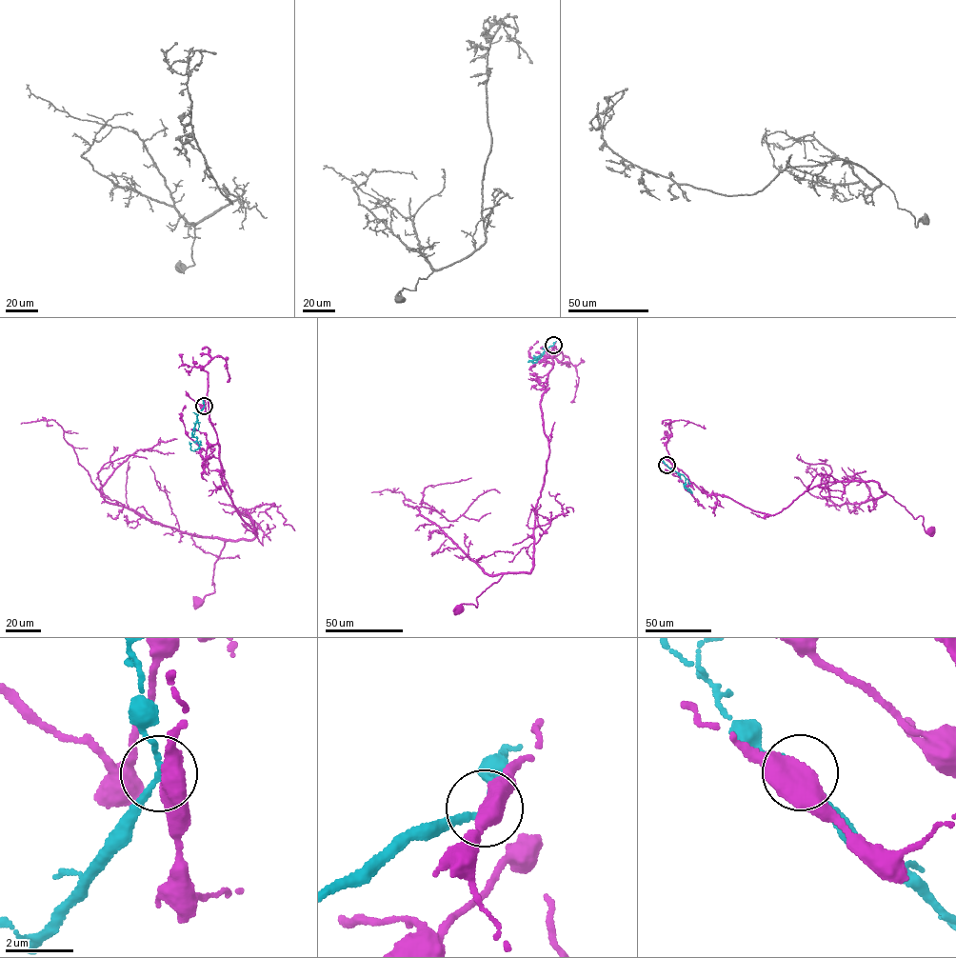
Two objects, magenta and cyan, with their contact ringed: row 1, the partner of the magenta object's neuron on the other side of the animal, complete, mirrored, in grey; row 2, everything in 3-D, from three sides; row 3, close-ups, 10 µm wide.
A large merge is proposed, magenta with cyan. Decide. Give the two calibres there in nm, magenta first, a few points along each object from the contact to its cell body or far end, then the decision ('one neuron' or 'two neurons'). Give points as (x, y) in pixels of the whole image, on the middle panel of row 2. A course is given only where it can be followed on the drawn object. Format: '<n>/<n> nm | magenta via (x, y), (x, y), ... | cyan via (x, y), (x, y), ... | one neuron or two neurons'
550/160 nm | magenta via (553, 345), (540, 406), (549, 453), (532, 569), (505, 573), (476, 607), (458, 609) | cyan via (553, 345), (537, 360), (534, 358), (536, 356), (529, 360) | two neurons

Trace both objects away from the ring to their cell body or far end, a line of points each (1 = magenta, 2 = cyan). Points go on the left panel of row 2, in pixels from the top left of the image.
1: (204, 406), (224, 487), (258, 533), (243, 508), (256, 536), (226, 541), (214, 592), (198, 604)
2: (204, 406), (192, 431), (199, 446), (191, 450), (189, 442)

